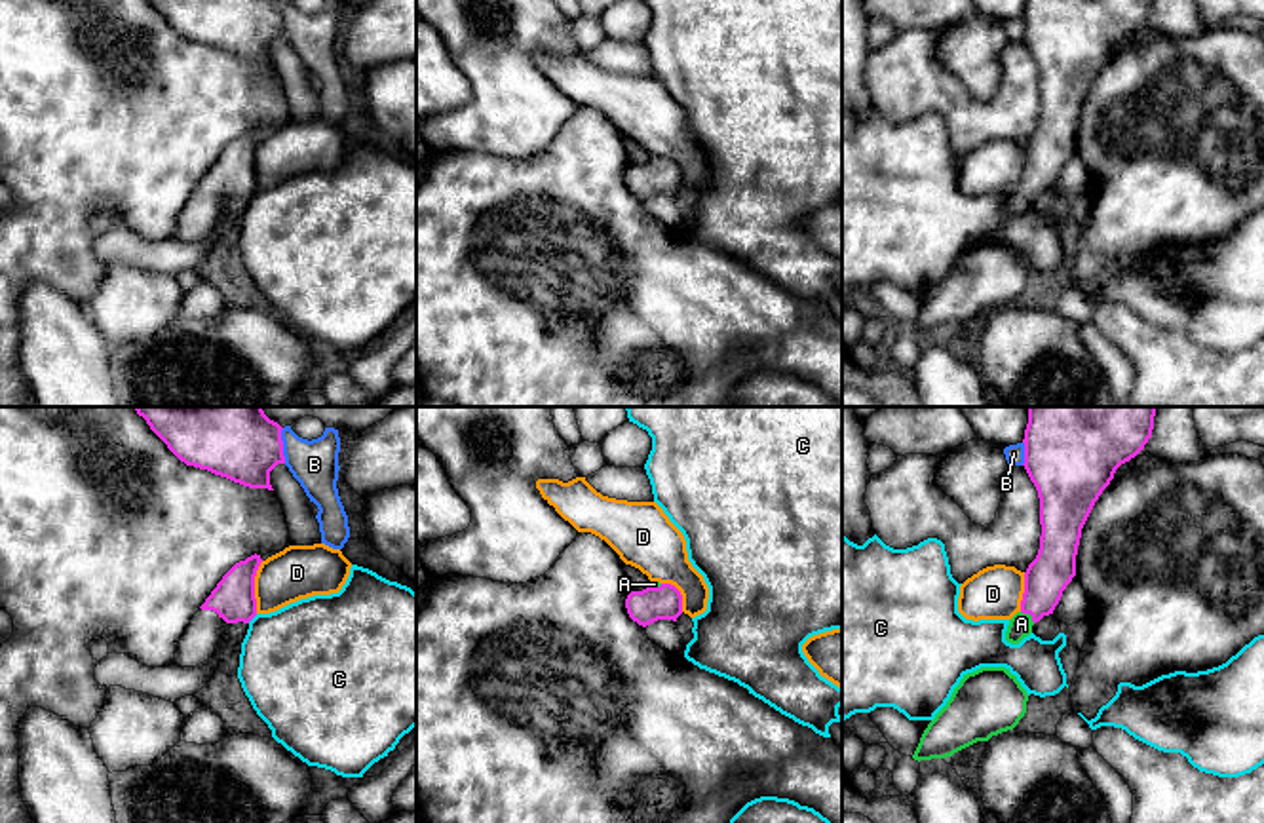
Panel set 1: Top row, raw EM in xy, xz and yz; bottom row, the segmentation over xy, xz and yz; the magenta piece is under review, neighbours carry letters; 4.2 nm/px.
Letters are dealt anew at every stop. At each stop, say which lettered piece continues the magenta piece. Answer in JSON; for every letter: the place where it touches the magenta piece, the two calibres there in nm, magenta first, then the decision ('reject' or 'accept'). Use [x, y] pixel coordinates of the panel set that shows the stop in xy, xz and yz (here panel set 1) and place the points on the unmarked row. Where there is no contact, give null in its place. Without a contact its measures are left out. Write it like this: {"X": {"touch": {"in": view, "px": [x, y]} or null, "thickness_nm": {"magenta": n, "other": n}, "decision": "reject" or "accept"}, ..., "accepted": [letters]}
{"A": {"touch": {"in": "yz", "px": [1029, 187]}, "thickness_nm": {"magenta": 180, "other": 100}, "decision": "accept"}, "B": {"touch": {"in": "xy", "px": [282, 19]}, "thickness_nm": {"magenta": 240, "other": 200}, "decision": "reject"}, "C": {"touch": {"in": "xy", "px": [251, 192]}, "thickness_nm": {"magenta": 180, "other": 440}, "decision": "reject"}, "D": {"touch": {"in": "xy", "px": [253, 162]}, "thickness_nm": {"magenta": 180, "other": 220}, "decision": "reject"}, "accepted": ["A"]}

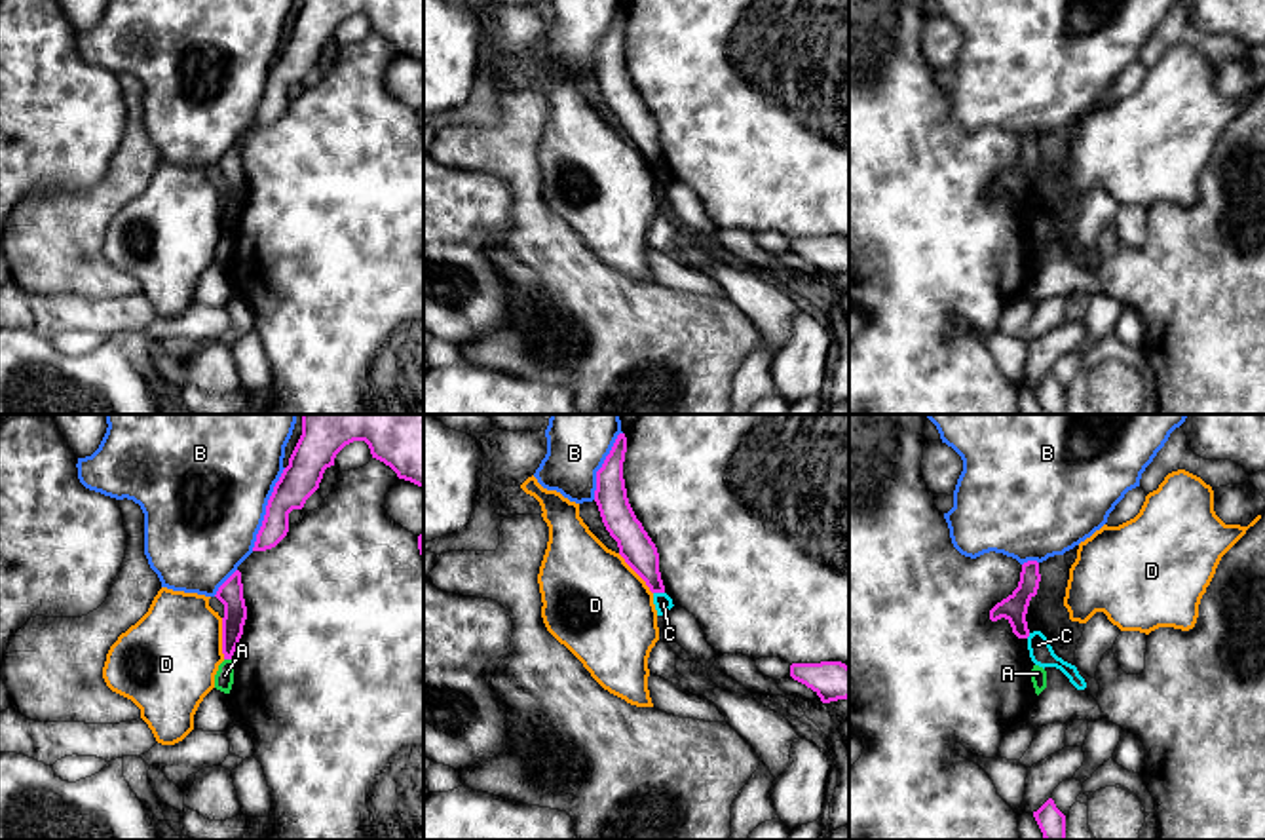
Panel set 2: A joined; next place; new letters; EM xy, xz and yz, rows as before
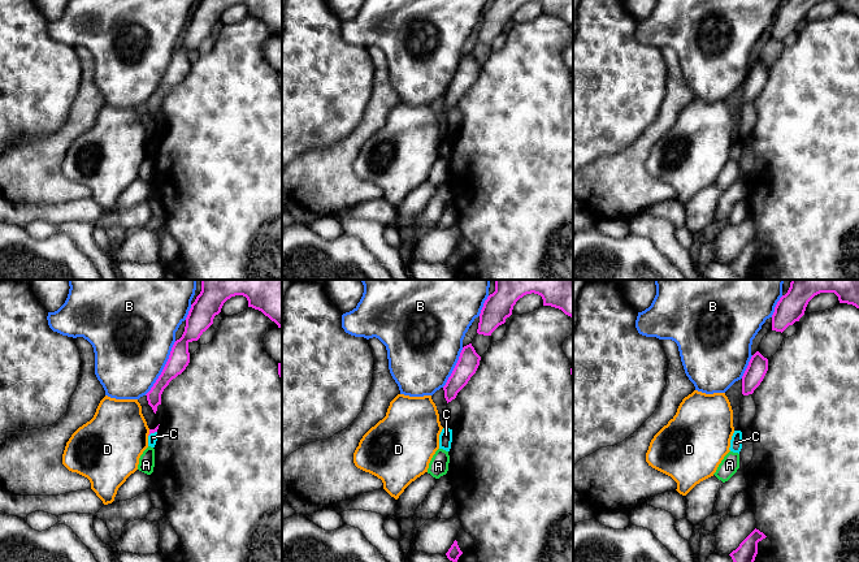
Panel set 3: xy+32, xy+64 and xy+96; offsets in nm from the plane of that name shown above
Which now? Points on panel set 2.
{"A": {"touch": {"in": "xy", "px": [228, 232]}, "thickness_nm": {"magenta": 100, "other": 80}, "decision": "reject"}, "B": {"touch": {"in": "xy", "px": [266, 84]}, "thickness_nm": {"magenta": 160, "other": 480}, "decision": "reject"}, "C": {"touch": {"in": "xz", "px": [660, 166]}, "thickness_nm": {"magenta": 140, "other": 80}, "decision": "reject"}, "D": {"touch": {"in": "xy", "px": [223, 213]}, "thickness_nm": {"magenta": 110, "other": 420}, "decision": "reject"}, "accepted": []}

